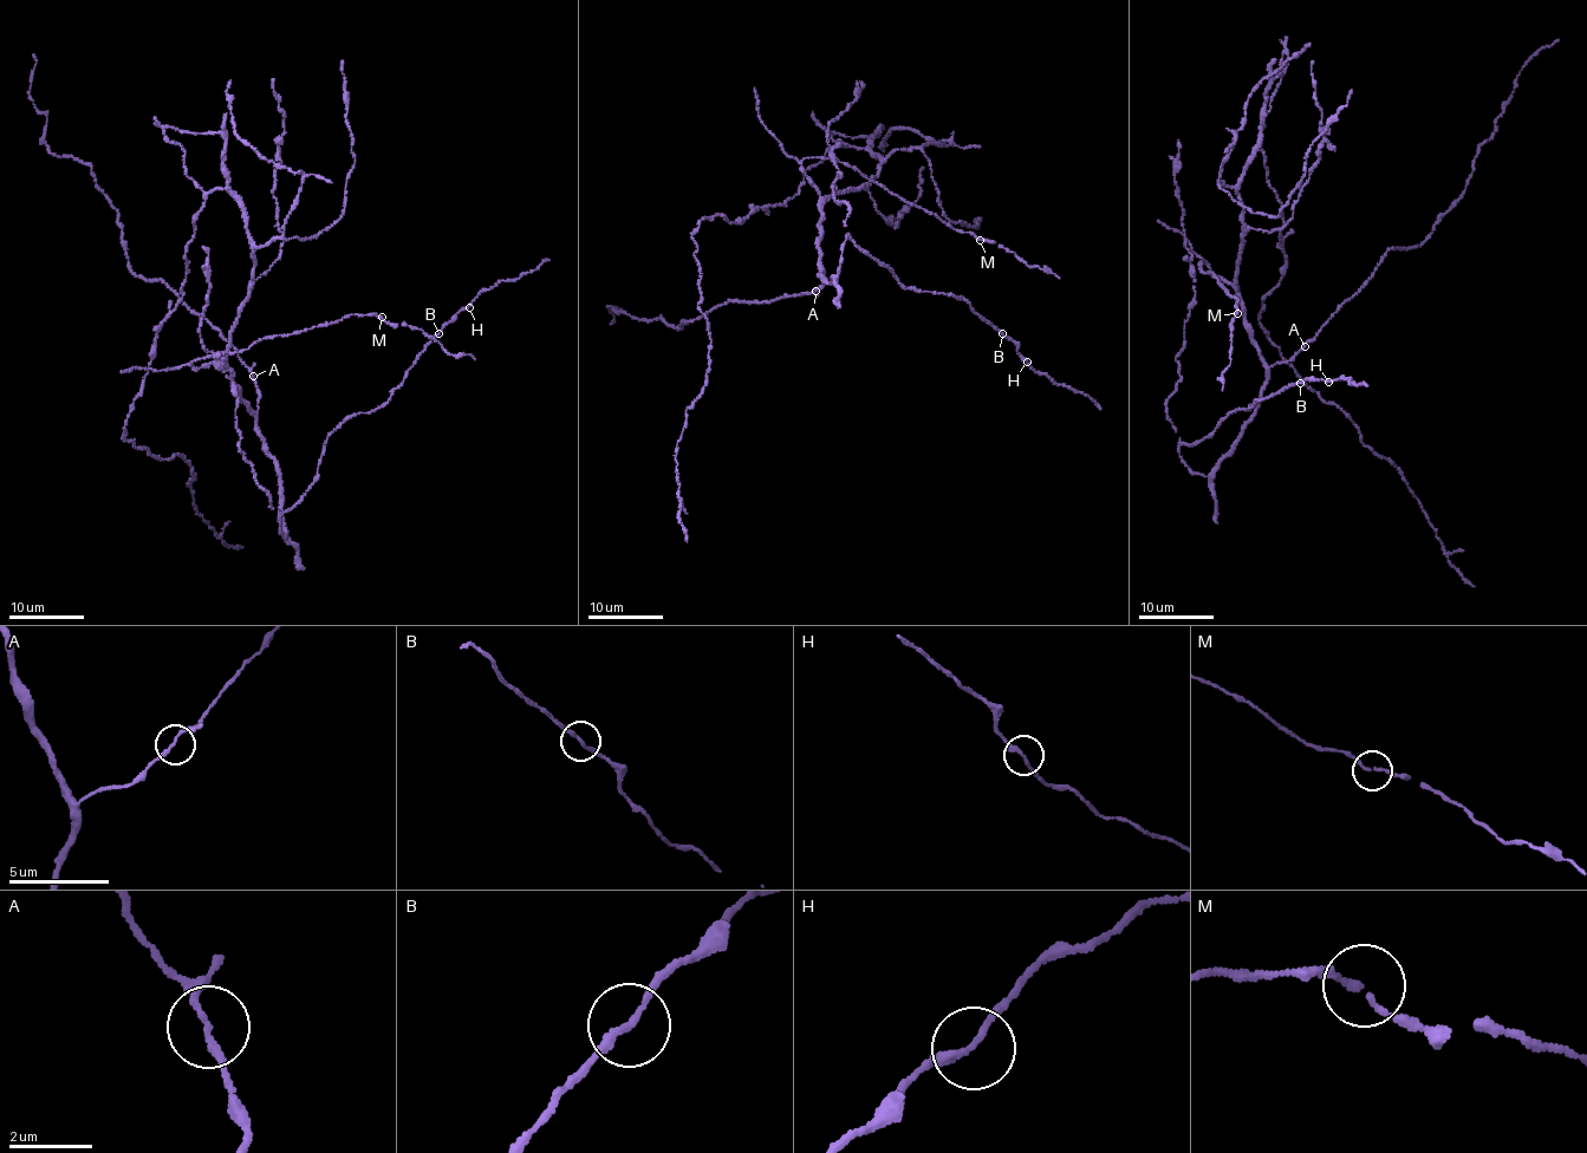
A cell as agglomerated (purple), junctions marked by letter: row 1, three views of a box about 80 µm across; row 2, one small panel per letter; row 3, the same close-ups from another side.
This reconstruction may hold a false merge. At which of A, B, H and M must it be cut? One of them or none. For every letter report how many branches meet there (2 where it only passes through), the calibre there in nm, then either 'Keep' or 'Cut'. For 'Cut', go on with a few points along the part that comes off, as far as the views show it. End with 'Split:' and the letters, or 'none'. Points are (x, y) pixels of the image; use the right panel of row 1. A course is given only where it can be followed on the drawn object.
A: Branches: 2. Thickness 160 nm. Keep
B: Branches: 2. Thickness 160 nm. Keep
H: Branches: 2. Thickness 180 nm. Keep
M: Branches: 2. Thickness 130 nm. Keep
Split: none

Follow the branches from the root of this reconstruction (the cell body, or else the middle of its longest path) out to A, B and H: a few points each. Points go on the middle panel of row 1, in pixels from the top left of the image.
A: (873, 178), (859, 189), (836, 191), (820, 208), (817, 246), (824, 285), (815, 291)
B: (873, 178), (820, 208), (819, 278), (834, 284), (847, 238), (898, 284), (958, 297), (1002, 334)
H: (873, 178), (820, 208), (819, 278), (834, 284), (847, 238), (898, 284), (970, 304), (1027, 362)

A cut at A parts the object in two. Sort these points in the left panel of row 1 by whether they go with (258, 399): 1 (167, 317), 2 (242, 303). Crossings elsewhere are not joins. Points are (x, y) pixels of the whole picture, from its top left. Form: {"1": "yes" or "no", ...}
{"1": "yes", "2": "yes"}

